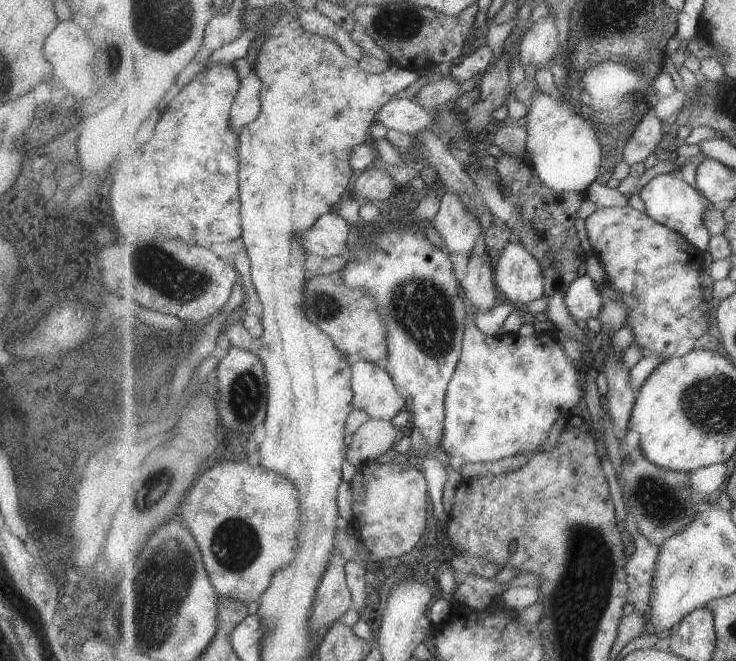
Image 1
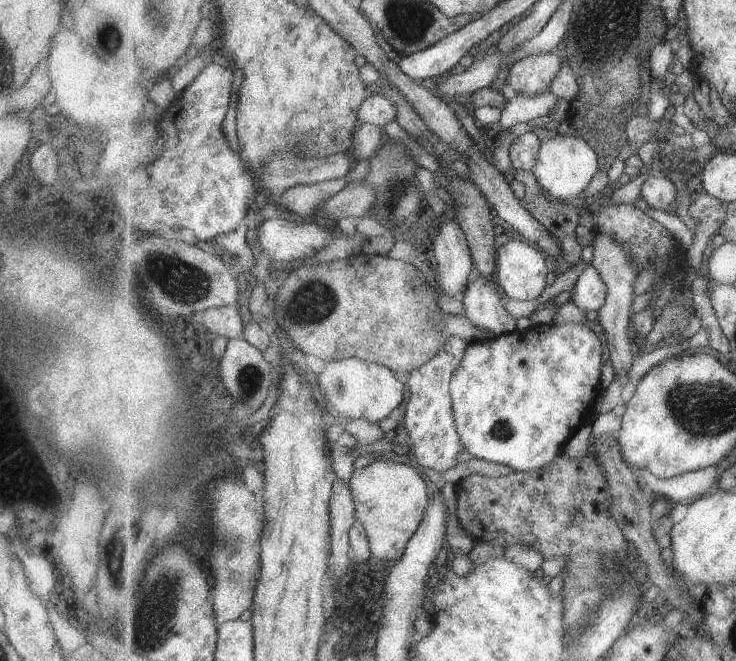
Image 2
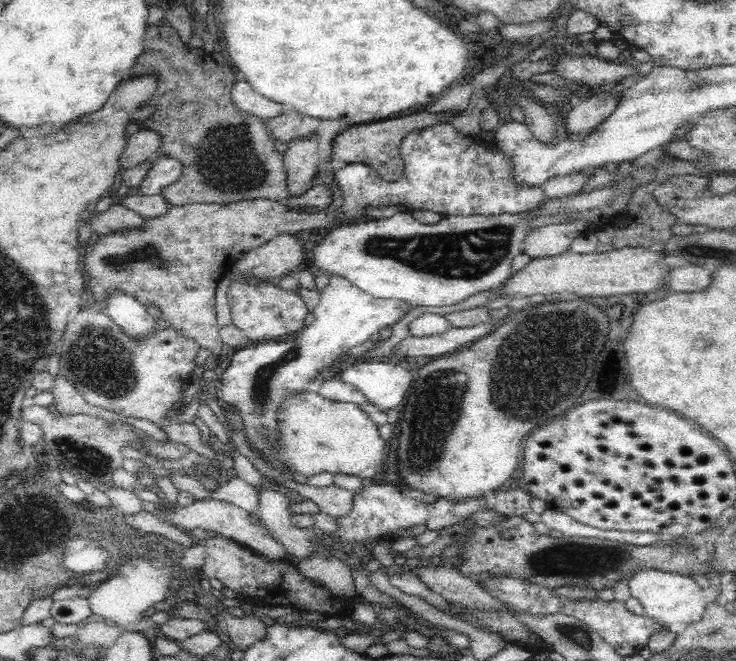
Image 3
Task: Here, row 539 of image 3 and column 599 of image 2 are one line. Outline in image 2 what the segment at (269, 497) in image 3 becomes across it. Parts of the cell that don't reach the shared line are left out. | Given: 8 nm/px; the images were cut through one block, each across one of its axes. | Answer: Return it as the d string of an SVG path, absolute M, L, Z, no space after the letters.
M593 266L586 267L575 282L571 296L571 301L585 313L600 311L608 290L599 270Z

